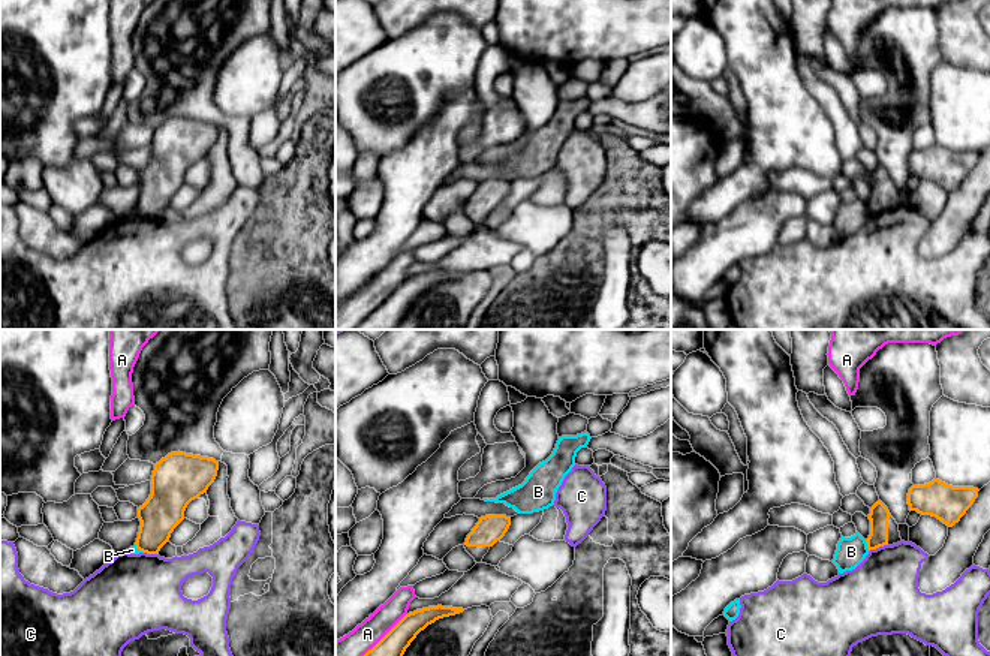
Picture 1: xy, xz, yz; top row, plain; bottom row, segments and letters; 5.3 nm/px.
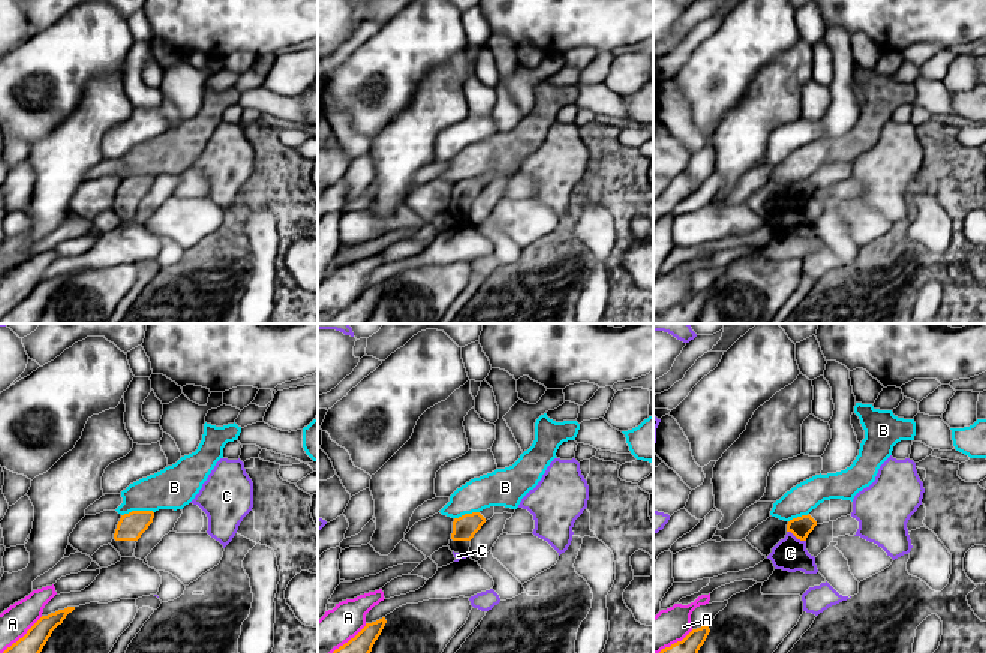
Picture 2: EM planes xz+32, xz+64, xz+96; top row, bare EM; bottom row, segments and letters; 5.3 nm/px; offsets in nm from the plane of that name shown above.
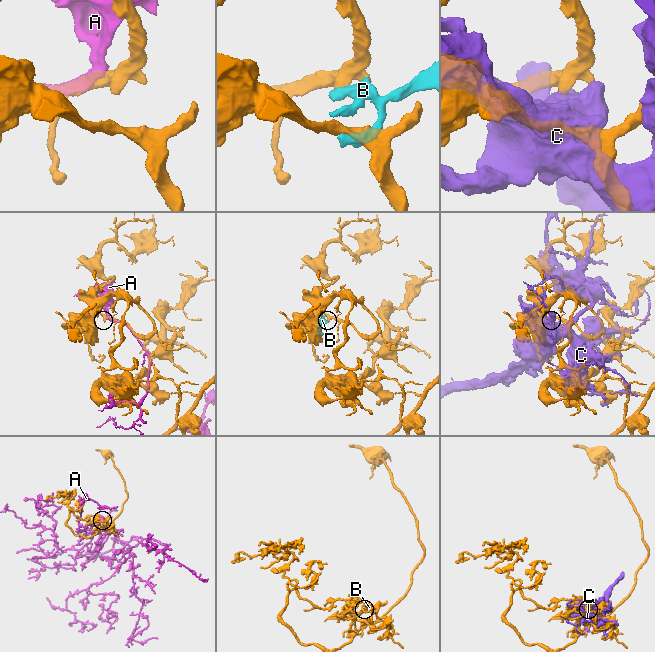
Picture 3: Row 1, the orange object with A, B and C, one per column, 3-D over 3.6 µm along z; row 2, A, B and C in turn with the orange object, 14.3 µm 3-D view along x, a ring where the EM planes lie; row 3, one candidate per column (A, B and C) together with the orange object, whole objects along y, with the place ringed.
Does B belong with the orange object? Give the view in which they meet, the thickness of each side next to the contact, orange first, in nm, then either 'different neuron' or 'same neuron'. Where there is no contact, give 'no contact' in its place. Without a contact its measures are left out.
meets orange in yz; 110 nm thick on the orange side, 160 nm on the other; different neuron

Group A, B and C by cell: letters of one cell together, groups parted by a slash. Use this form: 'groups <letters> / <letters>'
groups A / B / C

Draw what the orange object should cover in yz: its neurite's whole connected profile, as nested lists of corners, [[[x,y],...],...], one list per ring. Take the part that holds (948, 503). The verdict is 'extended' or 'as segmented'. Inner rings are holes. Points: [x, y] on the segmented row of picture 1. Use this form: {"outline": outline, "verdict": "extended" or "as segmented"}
{"outline": [[[939,479],[924,485],[912,485],[908,493],[909,511],[932,515],[953,527],[978,497],[978,488],[953,487]]], "verdict": "as segmented"}

